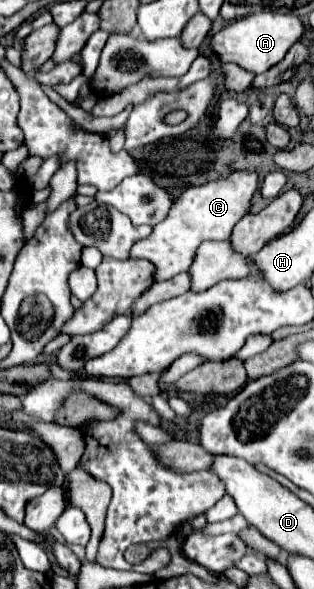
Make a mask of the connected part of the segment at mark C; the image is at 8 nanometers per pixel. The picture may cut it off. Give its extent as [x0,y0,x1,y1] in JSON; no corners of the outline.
[132,171,258,281]

